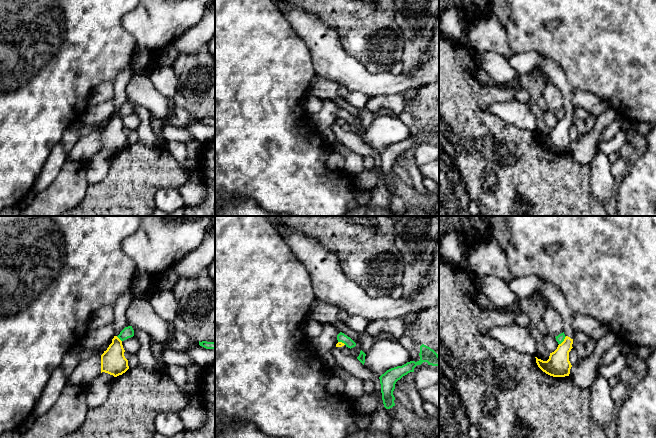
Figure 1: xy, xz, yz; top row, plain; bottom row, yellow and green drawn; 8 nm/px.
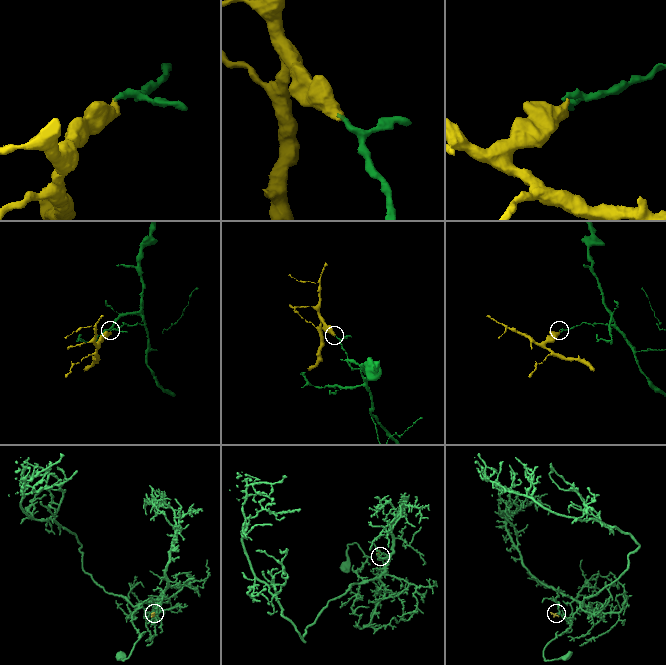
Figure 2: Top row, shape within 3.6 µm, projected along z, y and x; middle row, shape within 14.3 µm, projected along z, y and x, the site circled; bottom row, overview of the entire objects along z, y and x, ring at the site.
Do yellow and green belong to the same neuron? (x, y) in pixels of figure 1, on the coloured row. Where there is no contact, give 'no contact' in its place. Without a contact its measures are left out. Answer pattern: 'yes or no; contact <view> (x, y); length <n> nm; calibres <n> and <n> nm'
no; contact yz (564, 340); length 90 nm; calibres 190 and 70 nm

